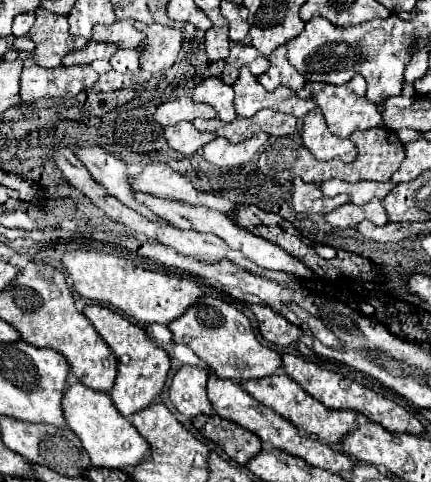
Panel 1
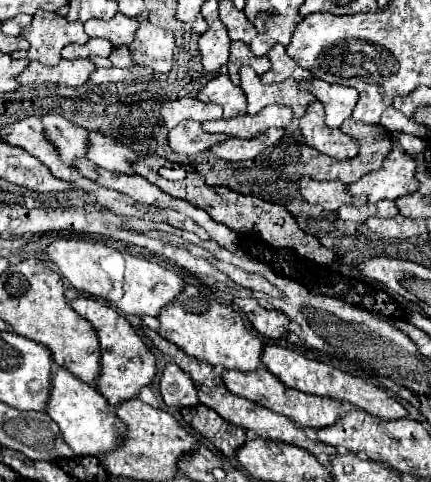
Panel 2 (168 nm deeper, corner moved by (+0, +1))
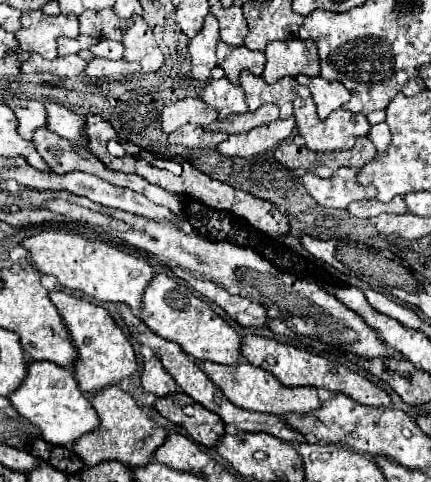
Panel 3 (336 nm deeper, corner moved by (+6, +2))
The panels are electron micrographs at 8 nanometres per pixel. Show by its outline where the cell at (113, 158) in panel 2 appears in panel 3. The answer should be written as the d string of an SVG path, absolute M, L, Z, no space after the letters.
M45 103L47 109L47 127L49 131L69 139L71 143L77 143L77 147L85 147L85 135L81 135L81 115L57 105L57 103Z

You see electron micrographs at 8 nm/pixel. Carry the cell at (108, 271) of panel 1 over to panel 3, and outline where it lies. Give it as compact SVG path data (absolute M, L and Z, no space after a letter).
M45 231L25 239L21 245L31 253L33 265L45 275L55 275L63 287L81 291L97 301L125 303L133 311L141 309L141 295L145 293L145 287L149 287L149 279L157 275L155 267L147 261L127 255L97 239L85 239L77 233Z

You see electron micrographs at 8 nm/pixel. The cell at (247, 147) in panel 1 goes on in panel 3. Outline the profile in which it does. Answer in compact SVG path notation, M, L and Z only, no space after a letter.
M277 119L269 125L259 125L251 129L249 133L239 133L239 135L229 135L223 143L217 145L221 155L227 157L253 157L259 153L265 153L279 141L287 139L295 127L295 119Z

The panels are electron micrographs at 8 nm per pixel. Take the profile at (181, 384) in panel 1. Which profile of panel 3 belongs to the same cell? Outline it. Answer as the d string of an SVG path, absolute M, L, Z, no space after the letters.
M153 357L151 361L145 363L143 367L143 375L141 375L141 383L143 389L157 395L157 397L165 397L165 395L173 395L177 393L177 383L173 381L173 377L163 369L161 361L157 357Z

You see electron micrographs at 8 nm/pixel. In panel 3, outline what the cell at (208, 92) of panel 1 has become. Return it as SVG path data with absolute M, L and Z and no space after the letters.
M221 77L219 81L209 81L209 85L201 93L201 99L219 113L219 119L247 111L245 93L241 85L233 85L225 77Z

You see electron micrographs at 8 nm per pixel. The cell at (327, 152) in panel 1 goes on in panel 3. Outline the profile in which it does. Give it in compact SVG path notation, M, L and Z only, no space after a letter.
M313 99L295 101L295 121L299 135L313 151L349 149L357 137L369 133L369 121L345 109L337 109L321 121L315 113Z

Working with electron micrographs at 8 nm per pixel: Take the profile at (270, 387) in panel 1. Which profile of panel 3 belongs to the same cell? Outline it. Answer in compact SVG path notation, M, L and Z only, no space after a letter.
M203 361L199 365L209 379L223 391L223 395L235 403L237 407L249 409L249 411L263 411L263 413L273 413L273 415L287 415L287 413L311 413L317 411L323 403L319 401L317 389L313 387L285 387L281 385L269 371L255 367L247 361L241 361L237 365L219 365L213 361Z

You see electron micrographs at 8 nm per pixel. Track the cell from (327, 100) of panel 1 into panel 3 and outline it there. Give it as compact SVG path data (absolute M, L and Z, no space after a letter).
M297 77L301 85L305 85L311 91L311 97L317 105L317 115L319 119L327 119L327 115L335 109L341 109L349 101L349 91L337 83L337 81L327 81L323 77Z

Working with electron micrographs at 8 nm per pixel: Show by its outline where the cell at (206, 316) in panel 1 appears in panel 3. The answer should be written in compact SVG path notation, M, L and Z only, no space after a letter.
M157 275L149 283L143 295L141 321L145 321L145 325L159 337L179 343L183 351L197 361L235 365L241 357L241 335L225 319L221 319L203 299L193 295L187 285L167 275Z

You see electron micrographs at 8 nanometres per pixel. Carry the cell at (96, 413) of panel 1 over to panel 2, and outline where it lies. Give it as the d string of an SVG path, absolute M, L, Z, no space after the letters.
M57 368L57 372L51 376L51 394L45 408L45 414L57 422L63 442L77 454L77 456L97 456L101 458L103 452L111 452L119 448L123 442L123 434L115 426L123 426L107 400L95 392L95 388L71 372L65 372L63 368Z

